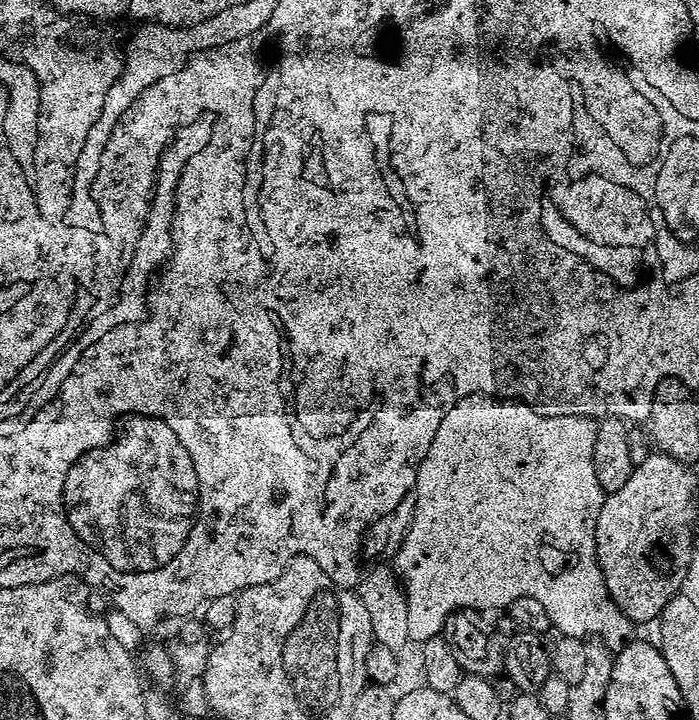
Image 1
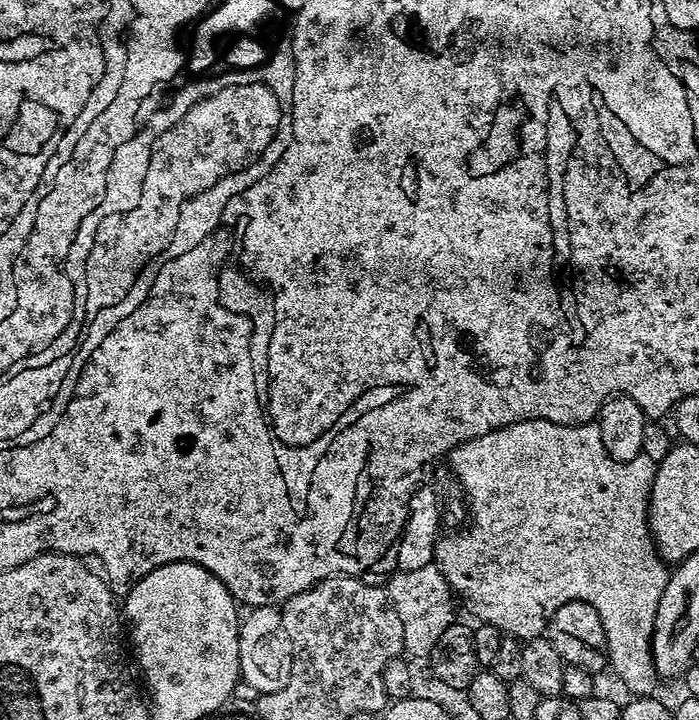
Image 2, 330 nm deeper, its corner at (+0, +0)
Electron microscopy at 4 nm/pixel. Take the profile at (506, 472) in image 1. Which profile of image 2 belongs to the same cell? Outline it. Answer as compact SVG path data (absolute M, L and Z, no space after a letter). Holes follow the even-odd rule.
M523 420L517 424L511 424L505 428L494 430L490 434L482 434L478 438L474 438L465 444L459 444L455 450L447 457L446 463L452 467L452 472L456 475L456 480L460 483L460 488L464 491L464 496L468 499L468 512L472 515L472 525L469 526L468 532L460 532L457 536L444 536L441 535L436 542L436 551L434 553L434 563L442 570L442 574L446 578L446 582L452 587L453 593L457 597L460 596L464 599L464 604L477 616L480 624L493 624L494 627L499 628L500 631L509 636L516 637L517 640L523 642L525 640L532 640L536 636L545 635L548 627L548 620L556 613L558 606L562 606L566 602L574 602L581 600L590 606L594 606L594 610L598 610L598 618L602 618L602 630L606 630L606 642L608 643L608 658L610 661L611 671L618 674L618 678L622 678L622 682L626 682L626 686L630 686L633 697L637 696L650 696L657 690L658 677L656 674L656 667L654 666L654 658L652 657L652 631L654 630L654 618L658 610L658 602L662 598L662 590L666 590L666 582L670 575L669 565L665 564L660 559L656 551L656 543L652 541L652 531L648 529L648 499L652 493L652 479L656 477L656 465L653 464L650 458L638 455L630 458L630 462L623 464L617 460L612 460L610 454L606 454L606 446L602 446L602 434L600 433L599 423L593 422L591 424L555 424L554 422L546 422L545 420Z

